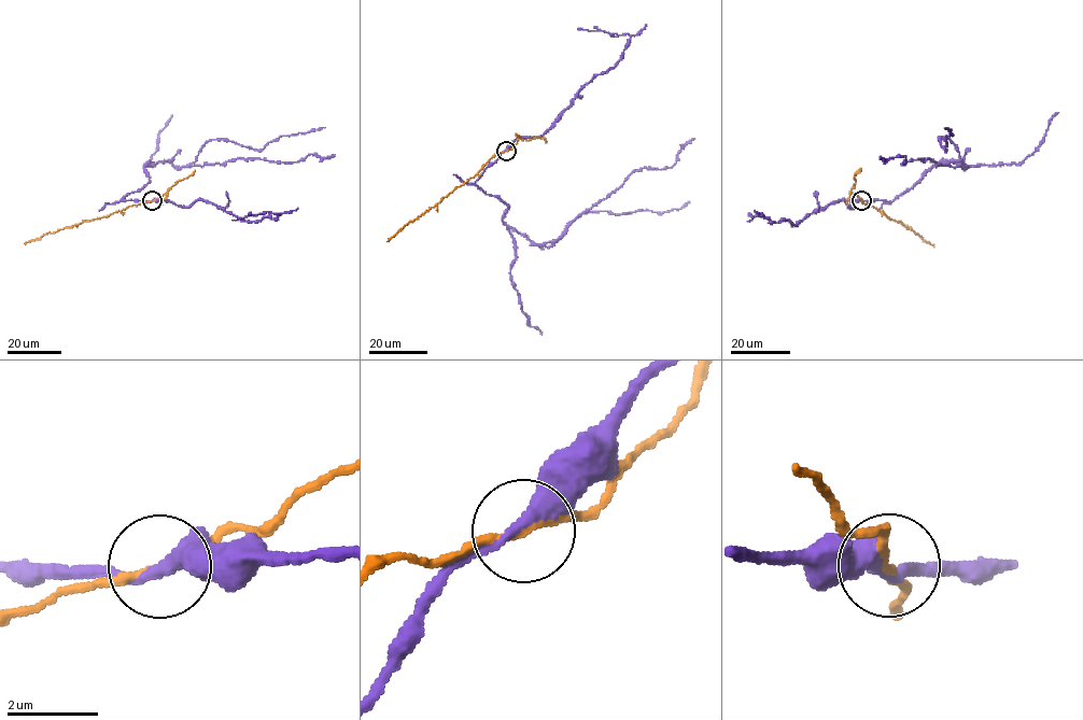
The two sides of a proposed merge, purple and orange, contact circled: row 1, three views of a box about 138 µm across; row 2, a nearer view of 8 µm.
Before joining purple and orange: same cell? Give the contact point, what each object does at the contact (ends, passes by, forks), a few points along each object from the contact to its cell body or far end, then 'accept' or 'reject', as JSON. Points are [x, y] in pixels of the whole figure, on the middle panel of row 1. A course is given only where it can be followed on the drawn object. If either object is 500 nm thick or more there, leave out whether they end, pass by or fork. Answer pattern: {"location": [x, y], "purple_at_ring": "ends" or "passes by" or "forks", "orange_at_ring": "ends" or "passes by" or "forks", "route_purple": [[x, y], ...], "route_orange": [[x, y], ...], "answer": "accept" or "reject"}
{"location": [506, 151], "purple_at_ring": "passes by", "orange_at_ring": "passes by", "route_purple": [[506, 151], [474, 184], [508, 206], [504, 223], [537, 244], [560, 239], [635, 170], [672, 167], [694, 138]], "route_orange": [[506, 151], [496, 153], [474, 177], [405, 225], [388, 241]], "answer": "reject"}

